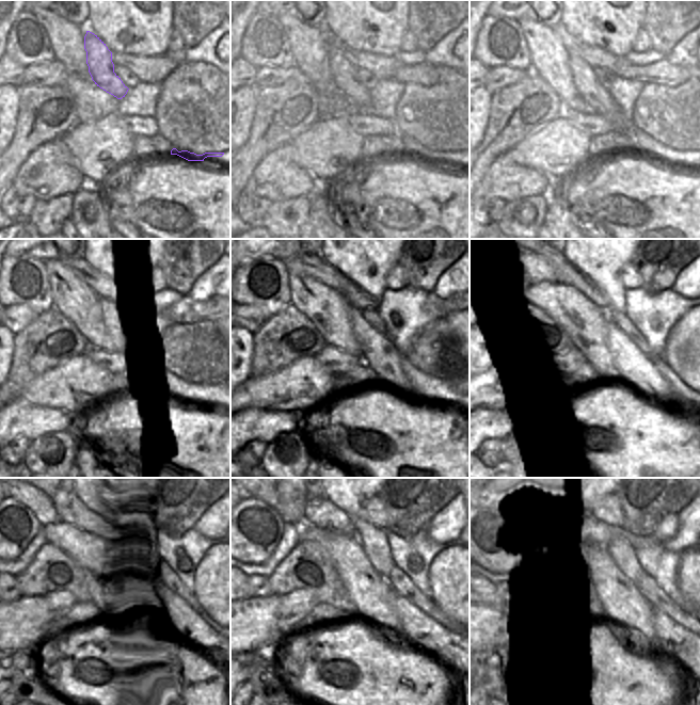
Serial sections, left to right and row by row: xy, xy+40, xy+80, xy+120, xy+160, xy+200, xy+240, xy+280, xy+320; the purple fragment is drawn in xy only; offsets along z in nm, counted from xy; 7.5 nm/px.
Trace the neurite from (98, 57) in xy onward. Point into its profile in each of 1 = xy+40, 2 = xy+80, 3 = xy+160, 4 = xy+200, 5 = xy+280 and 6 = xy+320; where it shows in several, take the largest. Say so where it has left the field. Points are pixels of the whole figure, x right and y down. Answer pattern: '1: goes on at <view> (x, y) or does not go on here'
1: goes on at xy+40 (344, 74)
2: goes on at xy+80 (599, 100)
3: goes on at xy+160 (377, 351)
4: goes on at xy+200 (652, 378)
5: goes on at xy+280 (447, 646)
6: goes on at xy+320 (686, 651)

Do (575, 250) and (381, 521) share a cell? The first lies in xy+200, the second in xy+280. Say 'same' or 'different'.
different

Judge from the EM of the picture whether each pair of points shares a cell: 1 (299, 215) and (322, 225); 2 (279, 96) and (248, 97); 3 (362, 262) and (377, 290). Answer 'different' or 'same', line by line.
1: different
2: different
3: same

